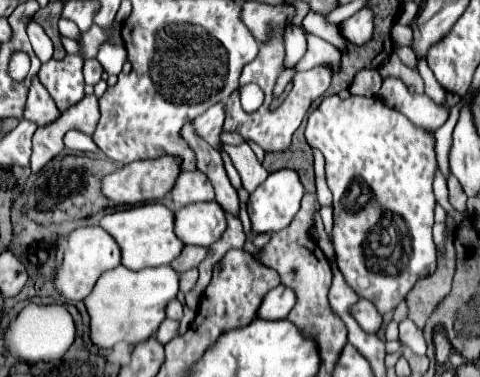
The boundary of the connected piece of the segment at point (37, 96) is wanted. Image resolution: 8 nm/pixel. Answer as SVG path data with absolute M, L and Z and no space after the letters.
M34 77L28 93L24 119L34 121L38 127L44 127L54 123L58 117L60 117L58 107L52 103L52 97L44 91L44 87L38 83L38 77Z

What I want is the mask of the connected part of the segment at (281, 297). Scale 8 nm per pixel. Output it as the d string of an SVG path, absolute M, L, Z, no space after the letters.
M278 285L272 291L268 291L266 297L262 299L258 309L258 319L268 319L268 321L286 319L294 303L296 303L296 295L292 295L292 291L288 291L284 285Z

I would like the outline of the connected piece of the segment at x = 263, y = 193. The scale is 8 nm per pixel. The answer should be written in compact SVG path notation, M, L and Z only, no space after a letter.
M284 169L284 171L270 173L268 179L262 185L258 185L258 189L250 193L250 199L248 199L248 215L252 223L252 233L254 235L276 233L288 227L300 209L302 195L304 195L304 187L300 183L300 177L296 177L296 171Z

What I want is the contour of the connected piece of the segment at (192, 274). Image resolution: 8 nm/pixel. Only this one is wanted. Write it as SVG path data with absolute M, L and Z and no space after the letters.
M188 269L186 273L180 275L180 291L188 293L198 281L198 269Z

